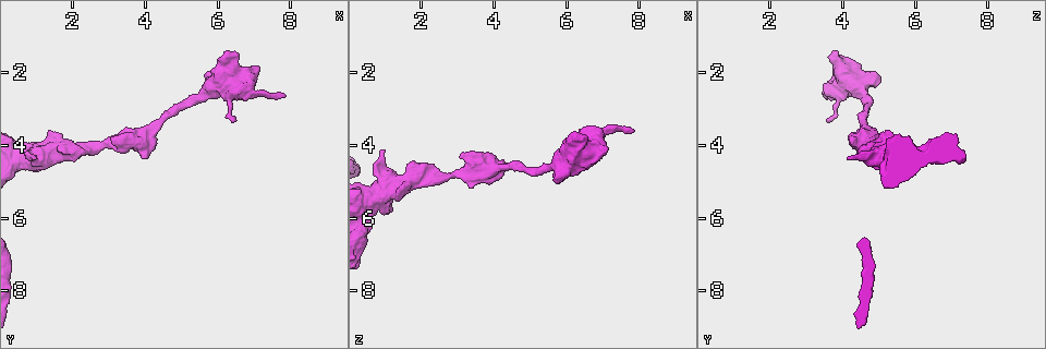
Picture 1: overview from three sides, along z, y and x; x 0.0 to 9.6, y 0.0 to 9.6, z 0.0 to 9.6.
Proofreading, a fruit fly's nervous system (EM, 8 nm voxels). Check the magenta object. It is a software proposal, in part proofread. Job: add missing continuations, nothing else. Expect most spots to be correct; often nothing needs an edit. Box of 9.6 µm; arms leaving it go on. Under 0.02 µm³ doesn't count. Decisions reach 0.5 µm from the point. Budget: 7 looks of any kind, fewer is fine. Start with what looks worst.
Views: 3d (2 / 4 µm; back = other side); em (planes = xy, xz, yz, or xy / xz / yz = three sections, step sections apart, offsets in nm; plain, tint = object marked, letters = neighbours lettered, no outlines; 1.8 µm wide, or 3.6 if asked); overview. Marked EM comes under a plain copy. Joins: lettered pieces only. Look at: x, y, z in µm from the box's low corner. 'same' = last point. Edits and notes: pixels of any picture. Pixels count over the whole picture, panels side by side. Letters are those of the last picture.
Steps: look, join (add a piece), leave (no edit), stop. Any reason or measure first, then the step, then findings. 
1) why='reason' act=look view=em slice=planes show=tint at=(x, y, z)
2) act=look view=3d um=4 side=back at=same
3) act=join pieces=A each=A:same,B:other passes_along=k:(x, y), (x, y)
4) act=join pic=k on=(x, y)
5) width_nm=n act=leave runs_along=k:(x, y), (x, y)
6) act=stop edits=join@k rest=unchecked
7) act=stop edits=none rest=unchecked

why='tapers out' act=look view=3d um=4 side=back at=(7.80, 2.60, 3.55)

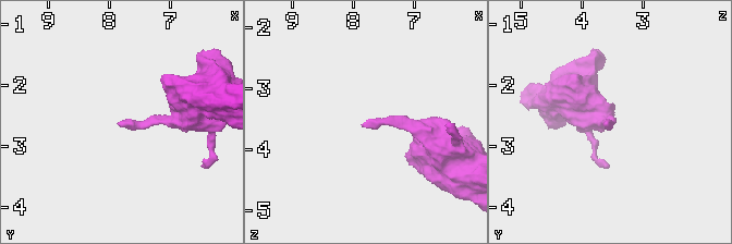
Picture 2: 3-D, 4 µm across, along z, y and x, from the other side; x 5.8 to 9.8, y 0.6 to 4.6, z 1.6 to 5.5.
why='need the tissue' act=look view=em slice=planes show=letters at=(7.85, 2.70, 3.65)

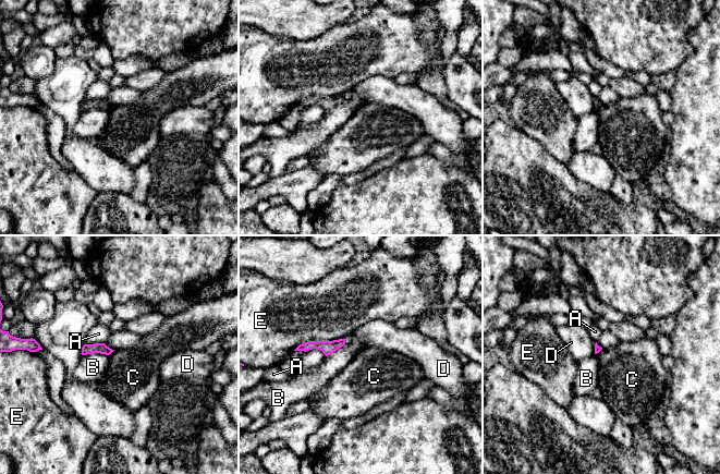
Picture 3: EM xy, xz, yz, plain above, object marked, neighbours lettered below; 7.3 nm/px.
longest_contact=E:400nm act=leave each=A:other,B:other,C:other,D:other,E:other found='none of them fits'

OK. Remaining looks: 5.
why='free end' act=look view=em slice=planes show=letters at=(0.90, 4.30, 4.15)

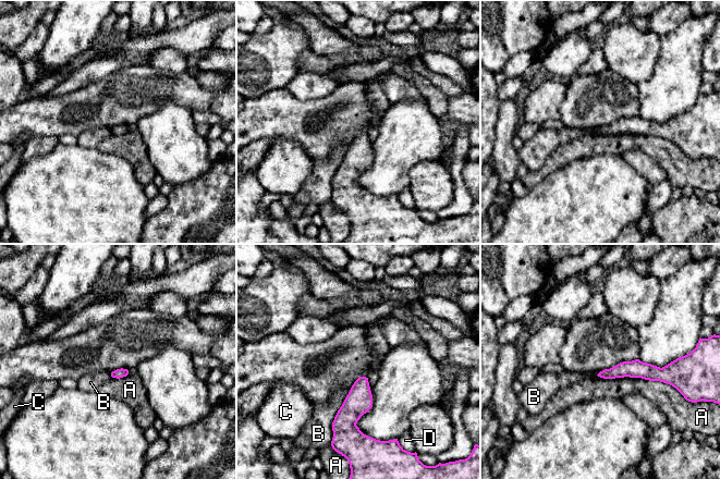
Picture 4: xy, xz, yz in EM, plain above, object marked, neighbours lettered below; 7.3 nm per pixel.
longest_contact=A:600nm act=leave each=A:other,B:other,C:other,D:other found='no lettered piece goes on from it'

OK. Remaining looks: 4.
why='an open end' act=look view=em slice=xz step=4 show=tint at=(5.75, 2.05, 4.90)

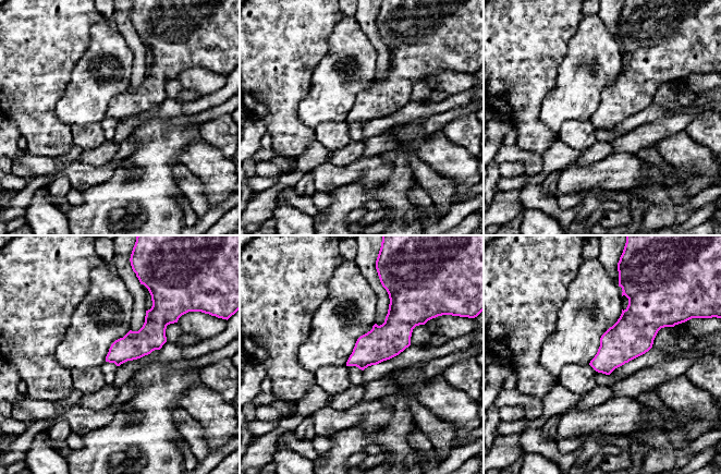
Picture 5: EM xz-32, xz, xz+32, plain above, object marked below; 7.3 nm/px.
why='cut it another way' act=look view=em slice=planes show=letters at=same

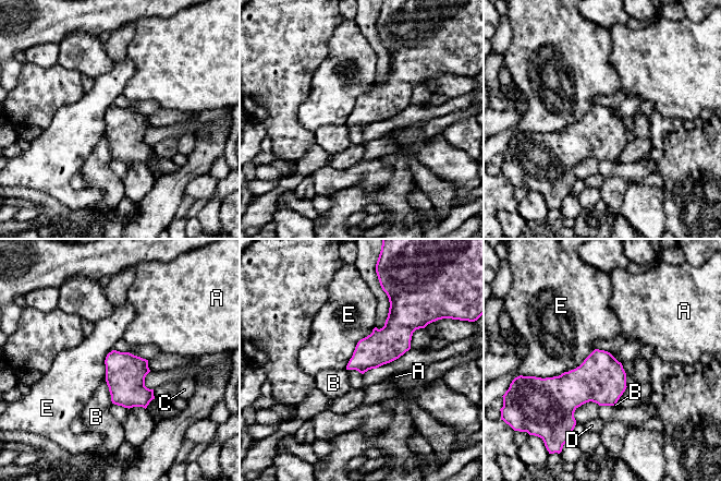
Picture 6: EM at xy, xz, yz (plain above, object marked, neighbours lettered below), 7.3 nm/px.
width_nm=240 act=leave each=A:other,B:other,C:other,D:other,E:other border=6:(595, 348), (573, 369), (532, 376) found='none of them fits'

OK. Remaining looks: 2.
act=stop edits=none rest=unchecked

